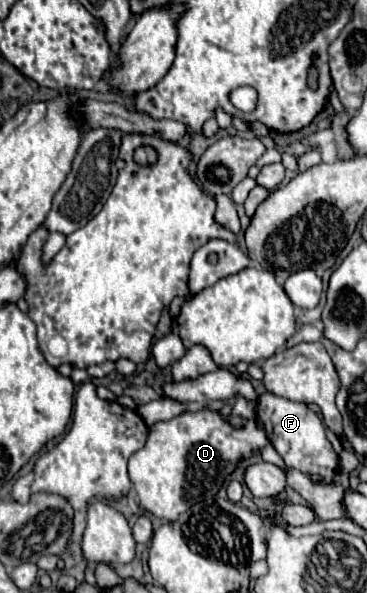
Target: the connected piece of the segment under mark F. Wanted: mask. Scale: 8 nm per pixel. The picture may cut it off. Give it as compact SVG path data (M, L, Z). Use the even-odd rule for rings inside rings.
M266 391L258 397L256 421L258 421L260 429L264 429L272 447L276 449L276 453L284 459L284 463L288 467L302 471L306 477L318 475L322 485L332 483L332 479L338 475L338 471L340 471L338 455L326 437L324 425L320 423L316 413L310 411L304 403L294 403L290 399L284 399L284 397L278 397L278 395ZM258 409L264 409L260 415L260 421L258 421Z

